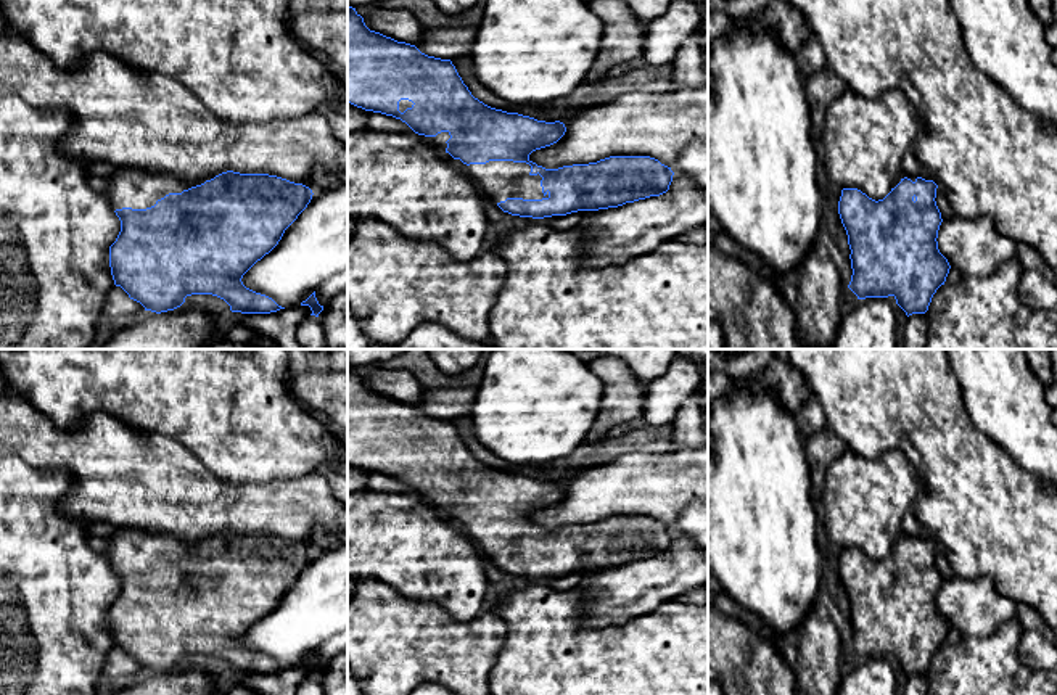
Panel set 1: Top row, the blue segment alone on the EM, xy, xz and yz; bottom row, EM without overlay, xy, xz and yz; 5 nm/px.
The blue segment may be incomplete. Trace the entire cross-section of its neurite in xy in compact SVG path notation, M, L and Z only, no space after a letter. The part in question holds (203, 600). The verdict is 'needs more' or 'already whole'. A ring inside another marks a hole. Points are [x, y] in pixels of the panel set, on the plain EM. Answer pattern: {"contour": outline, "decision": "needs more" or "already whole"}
{"contour": "M117 528L108 537L105 555L121 581L121 592L109 607L114 645L145 671L174 671L191 655L217 656L241 674L285 669L246 648L241 639L307 568L314 555L309 547L269 534L227 531L188 549L172 534Z", "decision": "needs more"}

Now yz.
{"contour": "M901 533L891 552L878 561L858 549L841 550L838 574L848 595L853 629L848 648L858 660L893 656L907 677L928 671L951 629L936 602L943 582L935 561L936 549L933 541Z", "decision": "needs more"}

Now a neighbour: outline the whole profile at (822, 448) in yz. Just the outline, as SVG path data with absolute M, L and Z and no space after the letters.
M825 426L822 431L804 438L804 450L811 478L811 497L821 497L825 470L846 450L846 446L832 428Z

